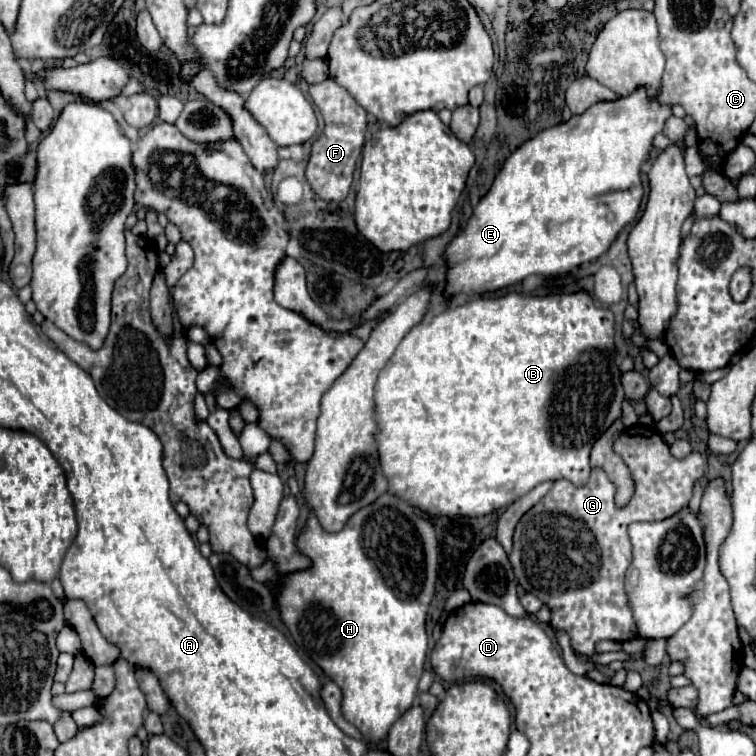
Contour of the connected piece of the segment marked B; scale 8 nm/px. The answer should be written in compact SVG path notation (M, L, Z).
M510 291L496 299L476 299L458 307L448 307L430 323L414 325L396 347L394 355L380 371L376 383L376 421L378 421L378 451L380 465L390 483L388 491L410 501L414 507L434 515L464 515L480 517L492 509L508 507L520 495L532 491L548 479L568 479L574 485L584 485L590 475L590 449L596 439L622 415L624 391L620 385L620 369L612 361L614 353L614 315L608 307L596 307L588 291L550 293L544 297L520 295Z

